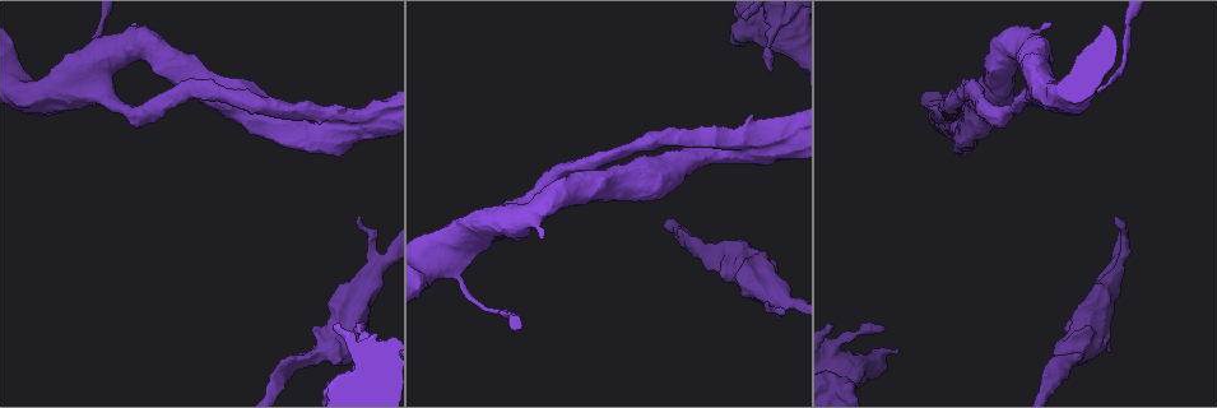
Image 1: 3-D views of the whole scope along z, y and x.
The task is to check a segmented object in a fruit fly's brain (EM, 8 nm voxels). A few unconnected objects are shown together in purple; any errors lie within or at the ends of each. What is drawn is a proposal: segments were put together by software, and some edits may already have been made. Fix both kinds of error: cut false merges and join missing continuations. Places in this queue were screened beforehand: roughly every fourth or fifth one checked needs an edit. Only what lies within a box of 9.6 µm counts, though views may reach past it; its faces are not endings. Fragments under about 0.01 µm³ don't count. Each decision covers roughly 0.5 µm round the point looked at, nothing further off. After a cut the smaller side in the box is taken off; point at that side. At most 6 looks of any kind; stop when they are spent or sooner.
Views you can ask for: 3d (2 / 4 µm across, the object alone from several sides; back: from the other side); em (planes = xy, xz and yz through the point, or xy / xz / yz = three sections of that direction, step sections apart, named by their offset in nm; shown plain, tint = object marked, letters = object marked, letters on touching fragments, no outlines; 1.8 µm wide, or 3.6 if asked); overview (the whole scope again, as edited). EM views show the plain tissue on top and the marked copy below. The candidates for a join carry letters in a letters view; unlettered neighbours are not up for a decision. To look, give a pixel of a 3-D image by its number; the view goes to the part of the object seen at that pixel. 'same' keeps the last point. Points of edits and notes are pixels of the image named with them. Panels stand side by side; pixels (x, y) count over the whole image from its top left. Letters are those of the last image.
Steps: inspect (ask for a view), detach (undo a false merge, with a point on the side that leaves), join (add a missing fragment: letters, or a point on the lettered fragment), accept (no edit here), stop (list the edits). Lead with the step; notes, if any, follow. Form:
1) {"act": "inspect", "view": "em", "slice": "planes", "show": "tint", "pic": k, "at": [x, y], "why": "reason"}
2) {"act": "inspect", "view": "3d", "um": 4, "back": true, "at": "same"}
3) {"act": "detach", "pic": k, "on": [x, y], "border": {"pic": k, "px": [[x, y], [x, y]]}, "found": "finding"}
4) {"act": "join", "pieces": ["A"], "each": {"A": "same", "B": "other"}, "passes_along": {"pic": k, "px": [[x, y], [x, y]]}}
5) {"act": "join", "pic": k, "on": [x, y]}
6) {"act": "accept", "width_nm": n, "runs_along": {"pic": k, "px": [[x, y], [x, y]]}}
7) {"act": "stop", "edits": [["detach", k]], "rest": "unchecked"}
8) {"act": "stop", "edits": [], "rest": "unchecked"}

{"act": "inspect", "view": "3d", "um": 4, "pic": 1, "at": [1116, 217], "why": "free end"}

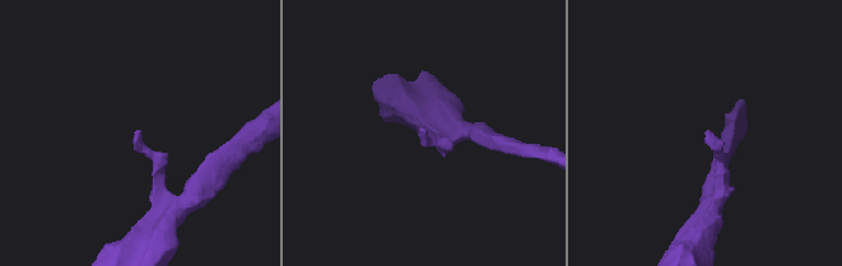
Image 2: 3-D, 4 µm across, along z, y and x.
{"act": "inspect", "view": "em", "um": 3.6, "slice": "xy", "step": 4, "show": "tint", "pic": 2, "at": [137, 134]}

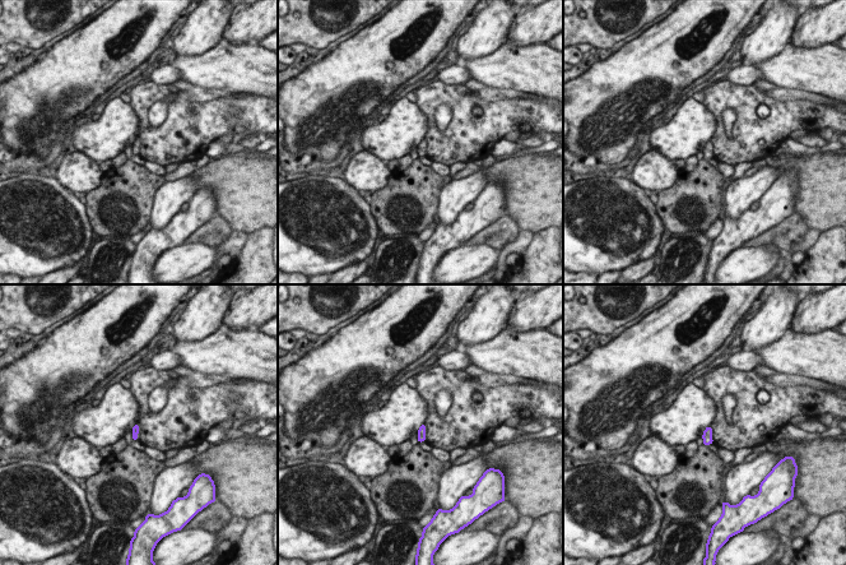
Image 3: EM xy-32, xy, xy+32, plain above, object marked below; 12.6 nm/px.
{"act": "inspect", "view": "em", "um": 3.6, "slice": "planes", "show": "letters", "at": "same", "why": "another direction"}

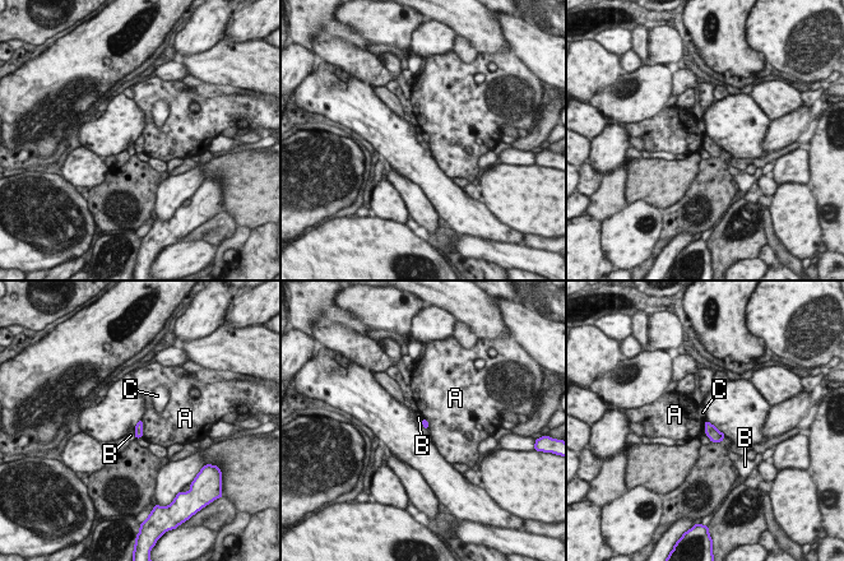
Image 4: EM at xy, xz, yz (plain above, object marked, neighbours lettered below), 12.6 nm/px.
{"act": "accept", "each": {"A": "other", "B": "other", "C": "other"}, "border": {"pic": 4, "px": [[133, 429], [135, 437]]}, "found": "no lettered fragment goes on from it"}

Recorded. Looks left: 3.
{"act": "inspect", "view": "3d", "um": 4, "pic": 1, "at": [883, 325], "why": "branch stops here"}

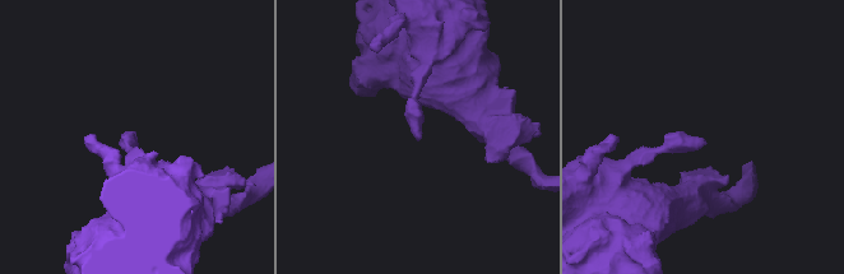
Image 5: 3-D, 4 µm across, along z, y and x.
{"act": "inspect", "view": "em", "slice": "yz", "step": 8, "show": "tint", "pic": 5, "at": [417, 139]}

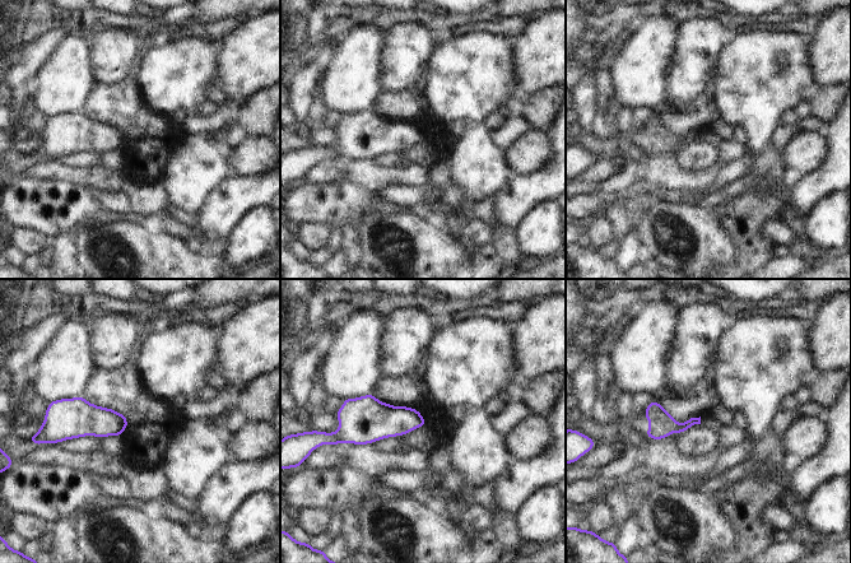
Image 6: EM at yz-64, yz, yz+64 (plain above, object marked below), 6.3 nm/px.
{"act": "inspect", "view": "em", "slice": "planes", "show": "letters", "at": "same", "why": "another direction"}

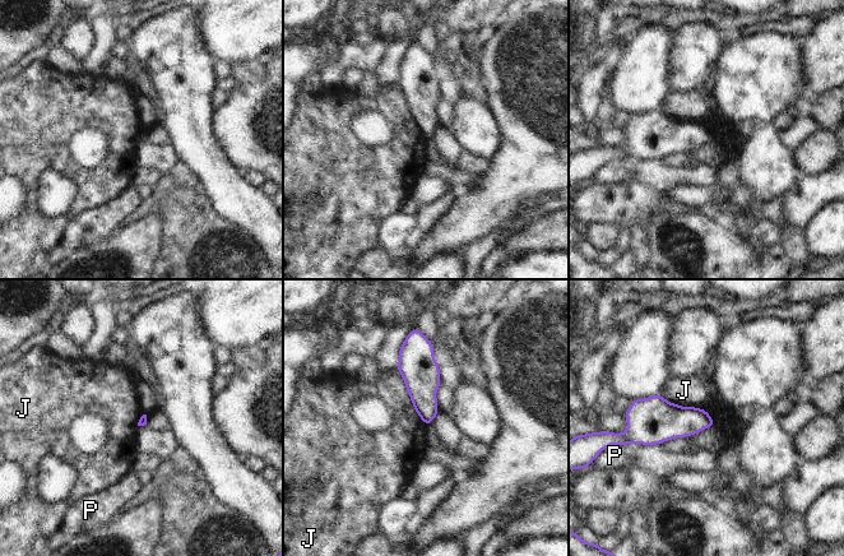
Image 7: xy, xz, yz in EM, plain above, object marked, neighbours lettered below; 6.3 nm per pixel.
{"act": "accept", "each": {"J": "other", "P": "other"}, "found": "none of them fits"}

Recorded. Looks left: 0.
{"act": "stop", "edits": [], "rest": "unchecked"}

